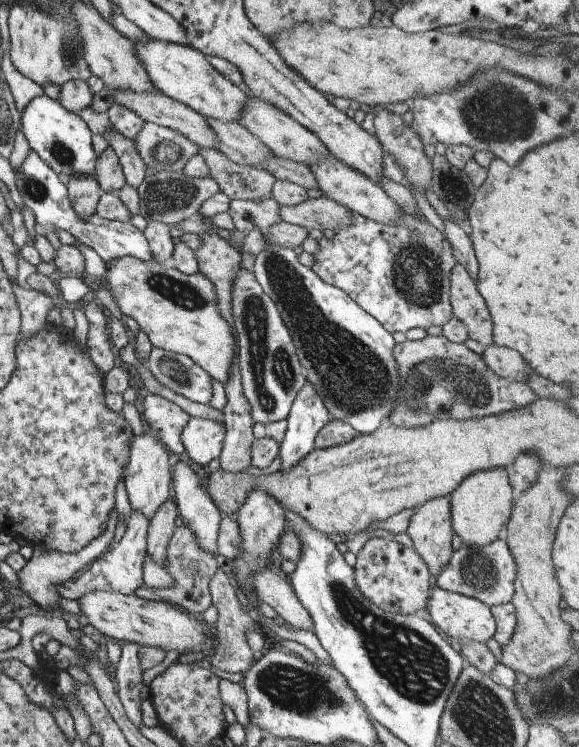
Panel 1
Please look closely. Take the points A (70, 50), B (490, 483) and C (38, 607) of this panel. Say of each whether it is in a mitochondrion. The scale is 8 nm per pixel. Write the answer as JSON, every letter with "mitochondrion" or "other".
{"A":"mitochondrion","B":"other","C":"other"}

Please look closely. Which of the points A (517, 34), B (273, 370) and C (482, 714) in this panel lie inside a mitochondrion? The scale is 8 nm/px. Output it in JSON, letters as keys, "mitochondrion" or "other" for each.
{"A":"other","B":"mitochondrion","C":"mitochondrion"}

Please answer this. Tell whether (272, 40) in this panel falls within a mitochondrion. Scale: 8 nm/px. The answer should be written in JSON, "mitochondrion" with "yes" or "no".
{"mitochondrion":"no"}

